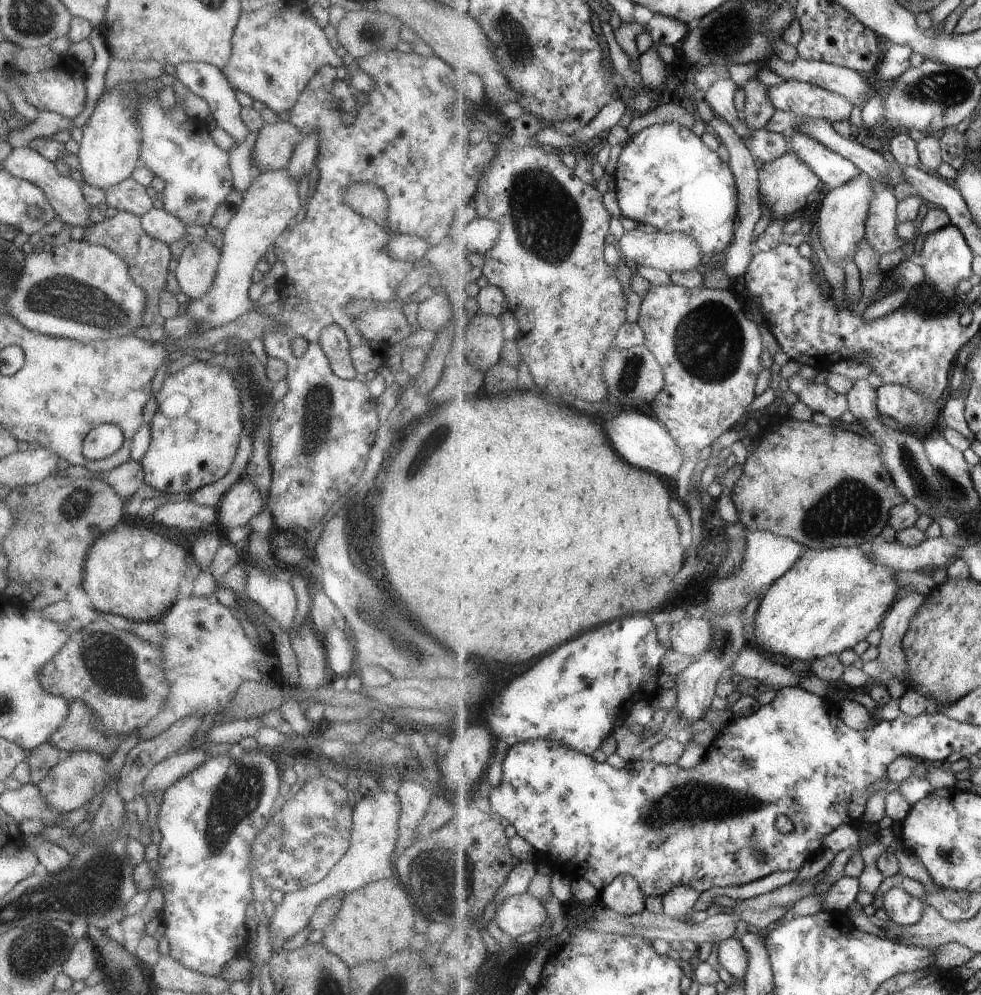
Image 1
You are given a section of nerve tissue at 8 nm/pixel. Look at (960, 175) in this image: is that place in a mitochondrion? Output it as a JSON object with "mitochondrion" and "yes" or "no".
{"mitochondrion":"no"}

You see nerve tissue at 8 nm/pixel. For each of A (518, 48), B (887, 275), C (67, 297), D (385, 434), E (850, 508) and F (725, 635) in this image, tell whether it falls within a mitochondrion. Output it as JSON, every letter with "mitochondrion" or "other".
{"A":"mitochondrion","B":"other","C":"mitochondrion","D":"other","E":"mitochondrion","F":"mitochondrion"}

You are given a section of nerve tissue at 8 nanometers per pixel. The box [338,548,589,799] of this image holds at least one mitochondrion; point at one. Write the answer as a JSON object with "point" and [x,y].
{"point":[409,645]}

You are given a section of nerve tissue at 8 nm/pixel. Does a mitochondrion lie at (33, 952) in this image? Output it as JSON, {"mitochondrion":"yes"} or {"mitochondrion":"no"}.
{"mitochondrion":"yes"}

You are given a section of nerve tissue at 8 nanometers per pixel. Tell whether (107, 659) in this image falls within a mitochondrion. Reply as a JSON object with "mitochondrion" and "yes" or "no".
{"mitochondrion":"yes"}

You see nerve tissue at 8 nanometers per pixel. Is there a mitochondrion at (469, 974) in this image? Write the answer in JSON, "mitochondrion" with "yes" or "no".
{"mitochondrion":"no"}

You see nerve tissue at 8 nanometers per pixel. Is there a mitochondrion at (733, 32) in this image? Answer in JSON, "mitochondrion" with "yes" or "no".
{"mitochondrion":"yes"}

